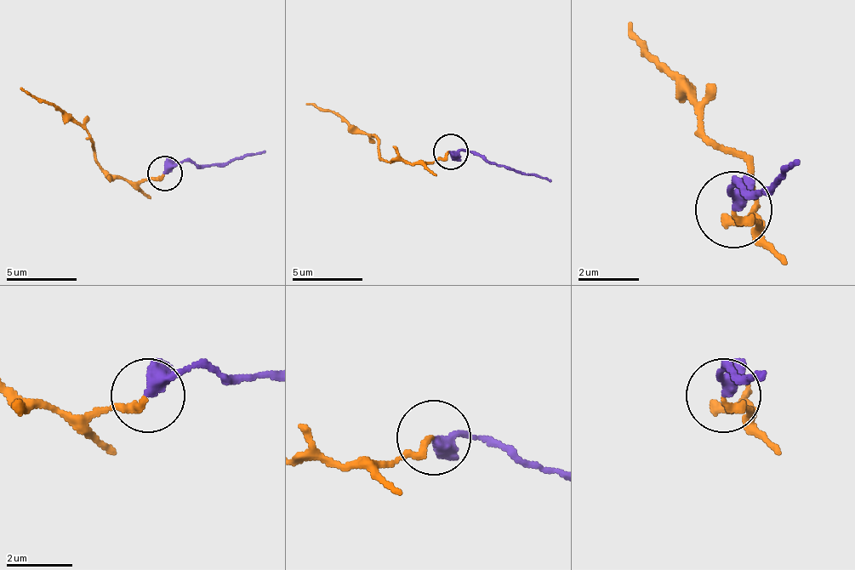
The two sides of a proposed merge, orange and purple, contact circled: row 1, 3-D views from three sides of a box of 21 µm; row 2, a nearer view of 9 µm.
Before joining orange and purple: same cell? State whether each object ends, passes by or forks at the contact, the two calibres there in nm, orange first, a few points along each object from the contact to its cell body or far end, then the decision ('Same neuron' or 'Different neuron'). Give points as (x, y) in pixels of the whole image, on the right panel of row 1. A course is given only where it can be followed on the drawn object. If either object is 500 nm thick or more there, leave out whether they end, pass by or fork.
At the ring orange ends. At the ring purple passes by. Thickness 220 nm (orange) against 320 nm. Course of orange: (732, 212), (755, 219), (747, 166), (701, 128), (686, 97), (647, 59), (632, 20). Course of purple: (732, 212), (739, 181), (770, 189), (800, 158). Different neuron

